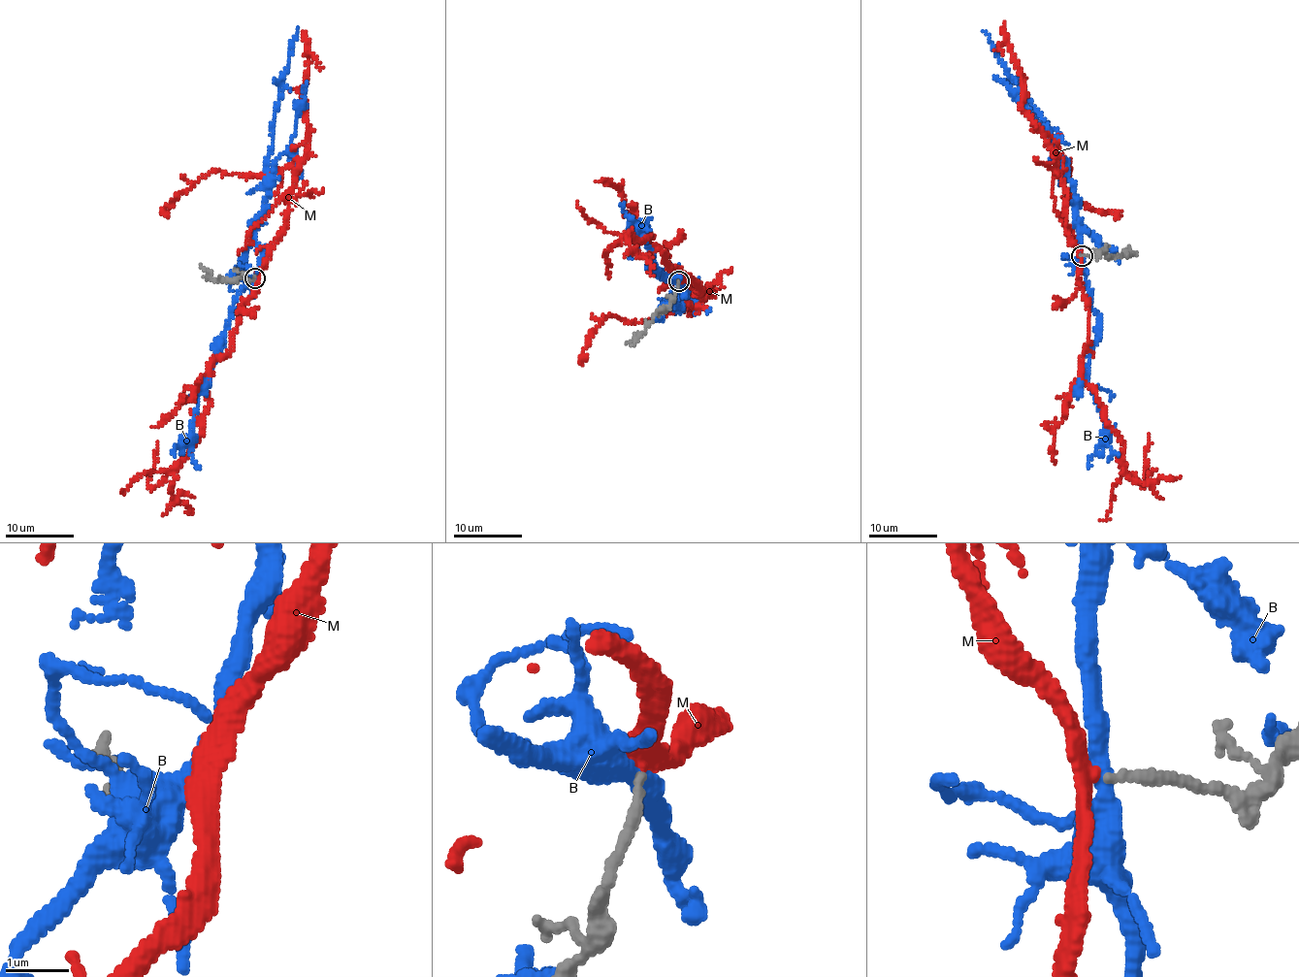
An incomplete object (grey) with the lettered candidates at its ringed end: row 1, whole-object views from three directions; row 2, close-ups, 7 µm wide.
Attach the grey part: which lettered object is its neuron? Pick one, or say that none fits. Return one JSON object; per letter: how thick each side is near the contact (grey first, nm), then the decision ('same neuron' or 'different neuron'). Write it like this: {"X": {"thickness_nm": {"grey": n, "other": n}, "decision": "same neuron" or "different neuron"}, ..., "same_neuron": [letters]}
{"B": {"thickness_nm": {"grey": 160, "other": 400}, "decision": "different neuron"}, "M": {"thickness_nm": {"grey": 160, "other": 280}, "decision": "same neuron"}, "same_neuron": ["M"]}

